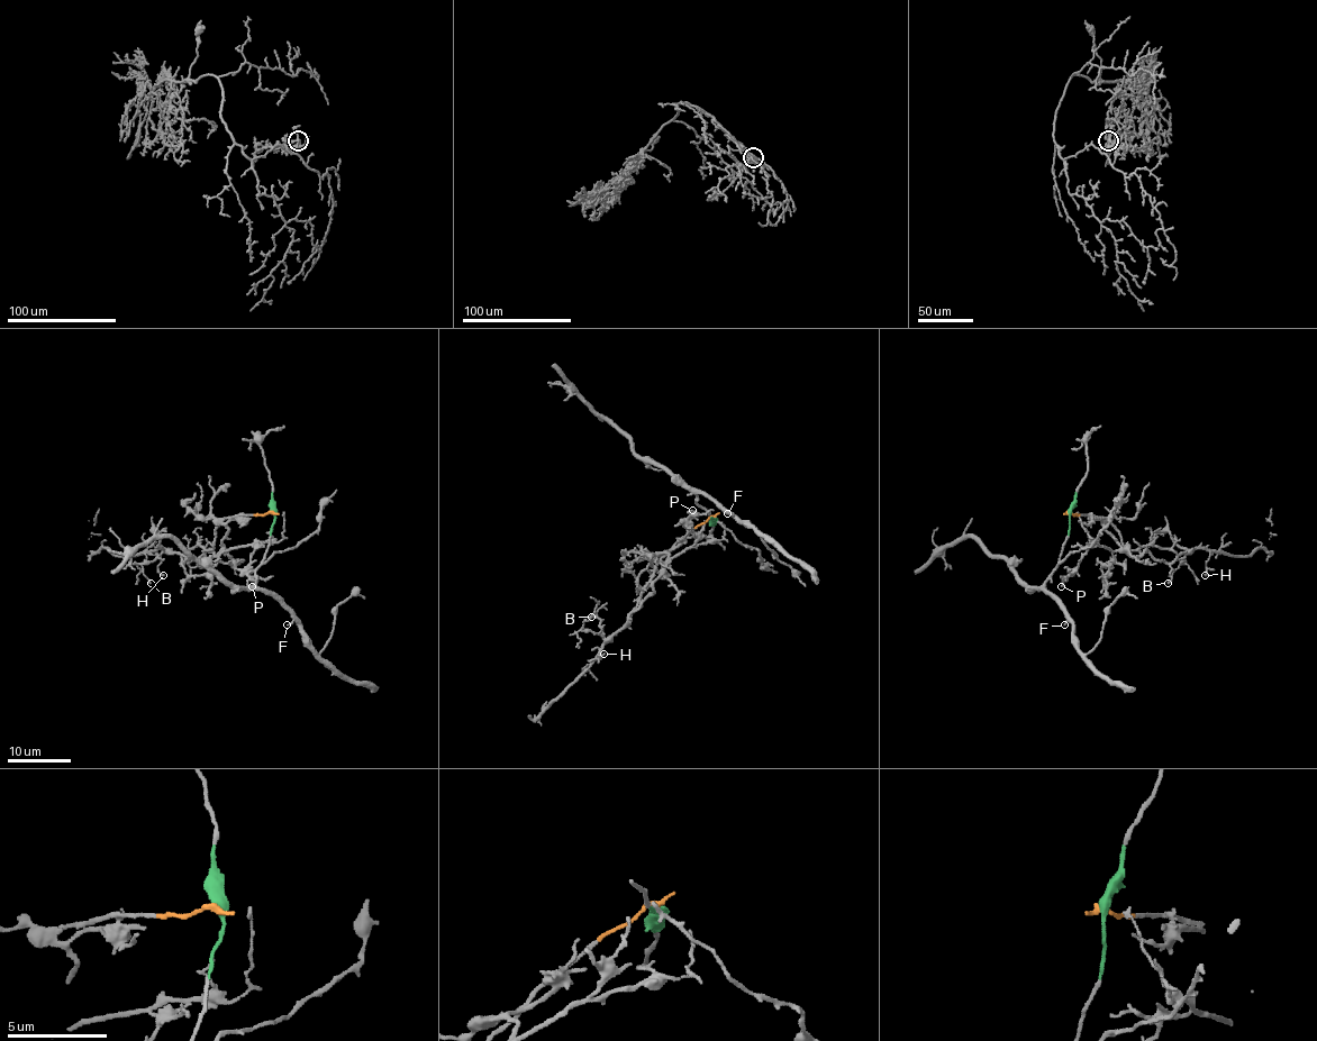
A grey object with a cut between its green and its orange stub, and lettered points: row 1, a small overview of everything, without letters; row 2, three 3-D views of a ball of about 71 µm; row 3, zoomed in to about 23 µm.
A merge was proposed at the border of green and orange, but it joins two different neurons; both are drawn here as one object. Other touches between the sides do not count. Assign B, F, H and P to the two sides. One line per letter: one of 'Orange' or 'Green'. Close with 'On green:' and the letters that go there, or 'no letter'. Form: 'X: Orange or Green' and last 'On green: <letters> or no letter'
B: Orange
F: Green
H: Orange
P: Orange
On green: F

